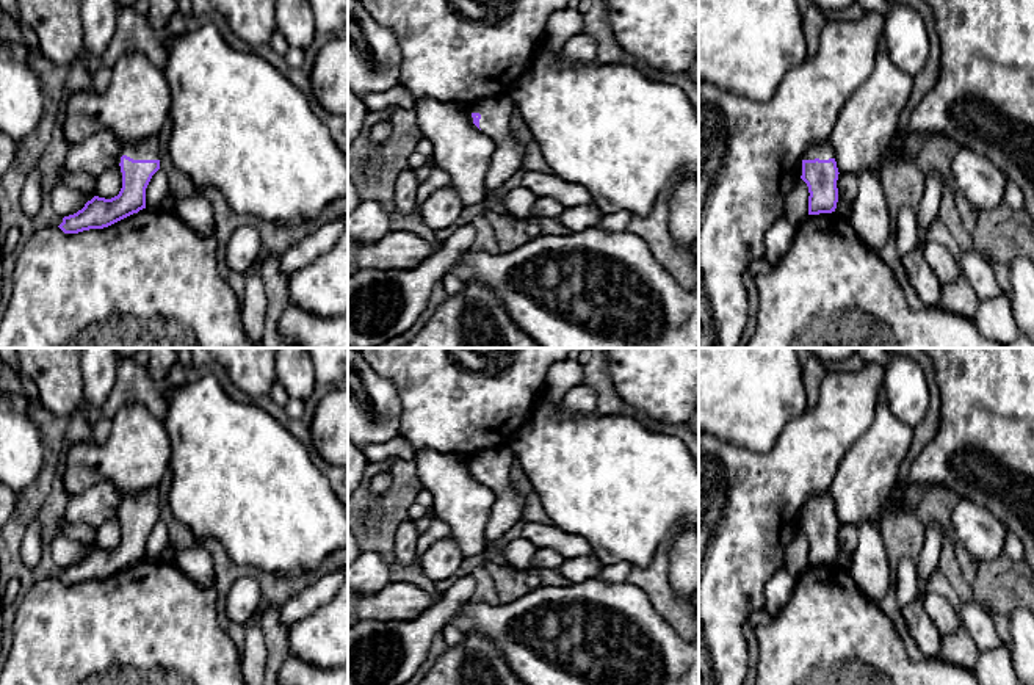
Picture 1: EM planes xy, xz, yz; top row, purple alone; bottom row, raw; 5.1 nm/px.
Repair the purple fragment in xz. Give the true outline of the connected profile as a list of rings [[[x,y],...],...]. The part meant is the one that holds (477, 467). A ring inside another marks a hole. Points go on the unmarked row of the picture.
[[[508,447],[483,451],[472,459],[473,475],[497,495],[497,502],[486,524],[486,542],[500,539],[509,528],[522,520],[525,500],[514,489],[511,481],[511,466],[514,459]]]

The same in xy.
[[[157,487],[128,495],[121,508],[122,539],[111,550],[94,547],[81,561],[64,567],[58,577],[64,585],[108,578],[146,560],[146,539],[160,520],[160,492]]]

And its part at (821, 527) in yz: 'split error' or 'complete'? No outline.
split error

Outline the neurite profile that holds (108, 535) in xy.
[[[114,516],[96,528],[96,547],[111,550],[119,545],[122,539],[121,517]]]

